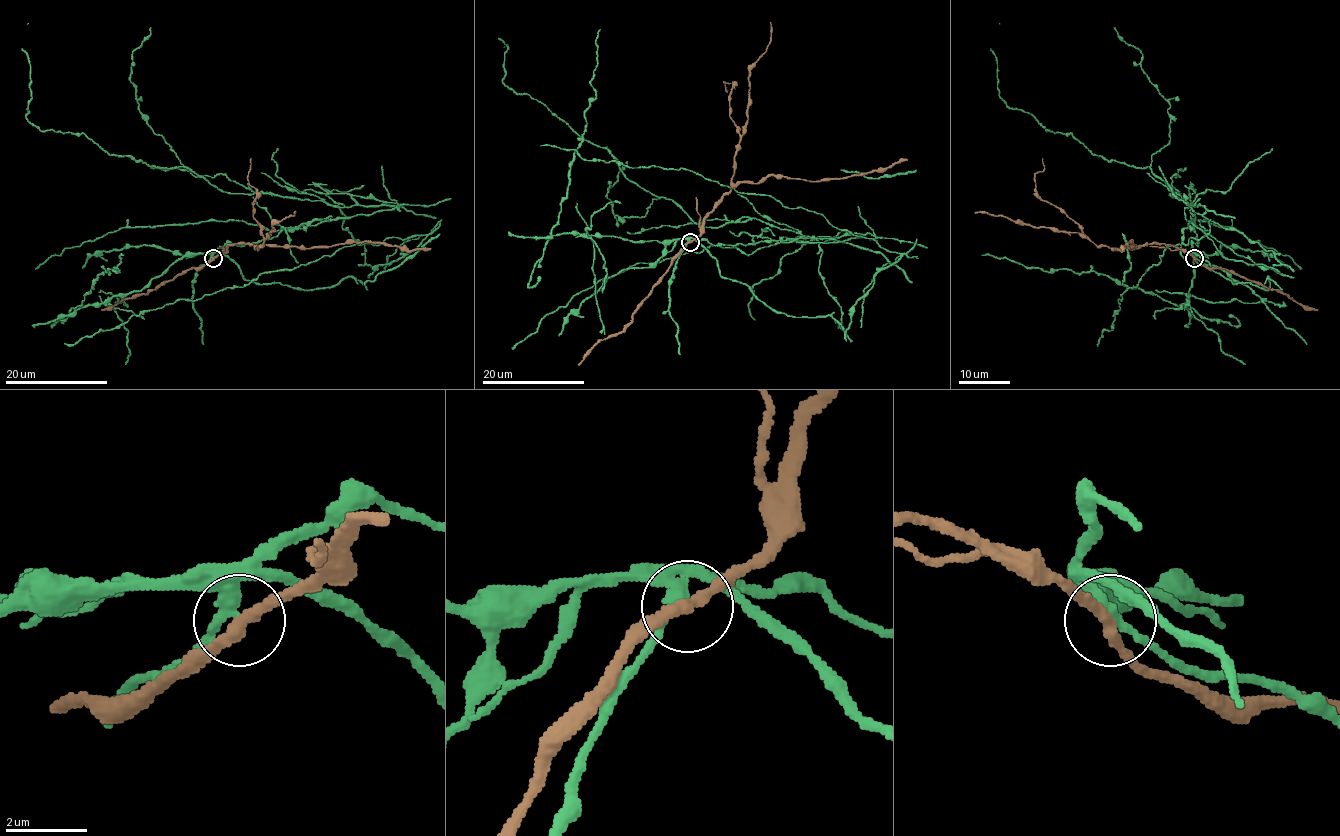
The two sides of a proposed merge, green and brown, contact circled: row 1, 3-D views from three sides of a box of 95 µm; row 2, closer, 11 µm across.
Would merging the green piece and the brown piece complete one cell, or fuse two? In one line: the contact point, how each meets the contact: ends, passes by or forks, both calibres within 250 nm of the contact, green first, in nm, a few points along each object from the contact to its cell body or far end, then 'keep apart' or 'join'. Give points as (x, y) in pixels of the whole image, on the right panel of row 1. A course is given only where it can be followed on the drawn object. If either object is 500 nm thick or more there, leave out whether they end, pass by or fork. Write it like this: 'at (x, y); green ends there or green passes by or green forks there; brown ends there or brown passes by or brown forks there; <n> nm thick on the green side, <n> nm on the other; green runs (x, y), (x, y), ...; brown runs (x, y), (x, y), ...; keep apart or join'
at (1194, 258); green passes by; brown passes by; 280 nm thick on the green side, 280 nm on the other; green runs (1194, 257), (1189, 195), (1191, 209), (1271, 250), (1293, 277), (1190, 237), (1121, 295), (1098, 342); brown runs (1194, 258), (1185, 250), (1152, 243), (1127, 246), (1131, 248), (1134, 245), (1130, 241), (1120, 250), (1111, 249); keep apart

